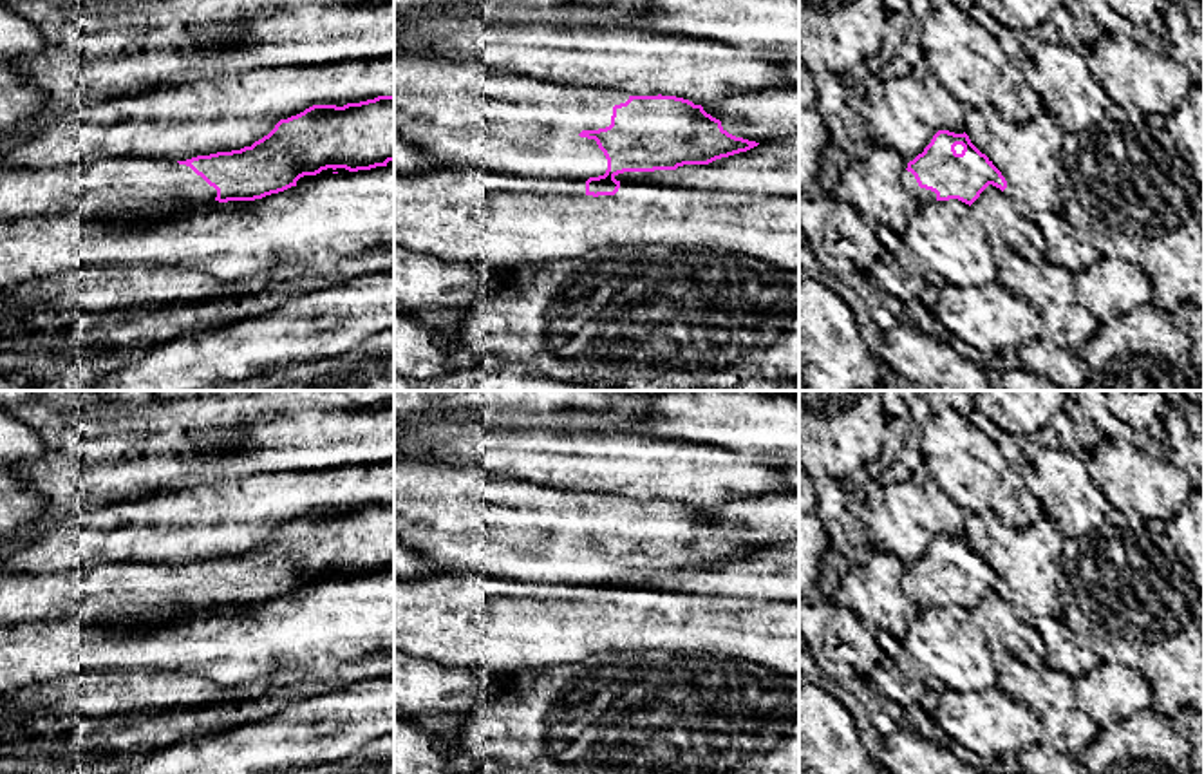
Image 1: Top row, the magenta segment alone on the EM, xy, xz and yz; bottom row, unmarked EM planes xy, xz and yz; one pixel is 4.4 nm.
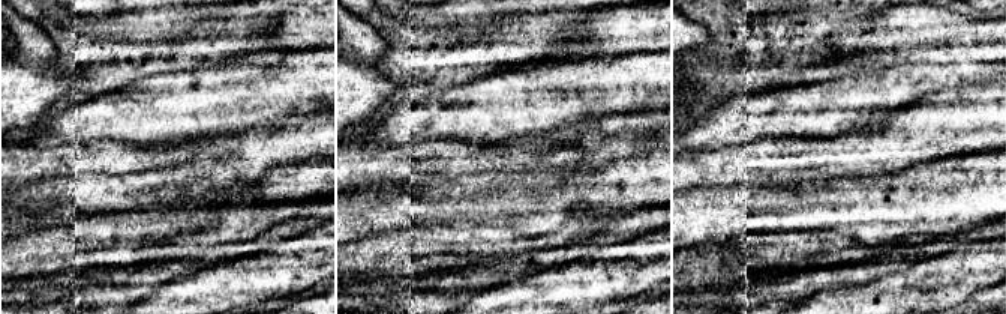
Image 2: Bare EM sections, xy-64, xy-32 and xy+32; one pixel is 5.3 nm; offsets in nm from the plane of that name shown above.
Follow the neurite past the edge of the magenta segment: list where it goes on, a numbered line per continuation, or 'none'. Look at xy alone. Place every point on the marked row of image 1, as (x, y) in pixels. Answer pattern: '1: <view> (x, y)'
1: xy (94, 188)

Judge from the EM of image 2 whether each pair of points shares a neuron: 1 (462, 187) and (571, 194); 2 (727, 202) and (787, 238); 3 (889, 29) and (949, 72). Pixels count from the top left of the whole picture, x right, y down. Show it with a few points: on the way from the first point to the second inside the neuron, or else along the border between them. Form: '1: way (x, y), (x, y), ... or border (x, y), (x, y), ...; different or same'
1: border (482, 196), (459, 203), (447, 203); different
2: border (789, 230), (765, 233); different
3: border (973, 60), (934, 63); different

